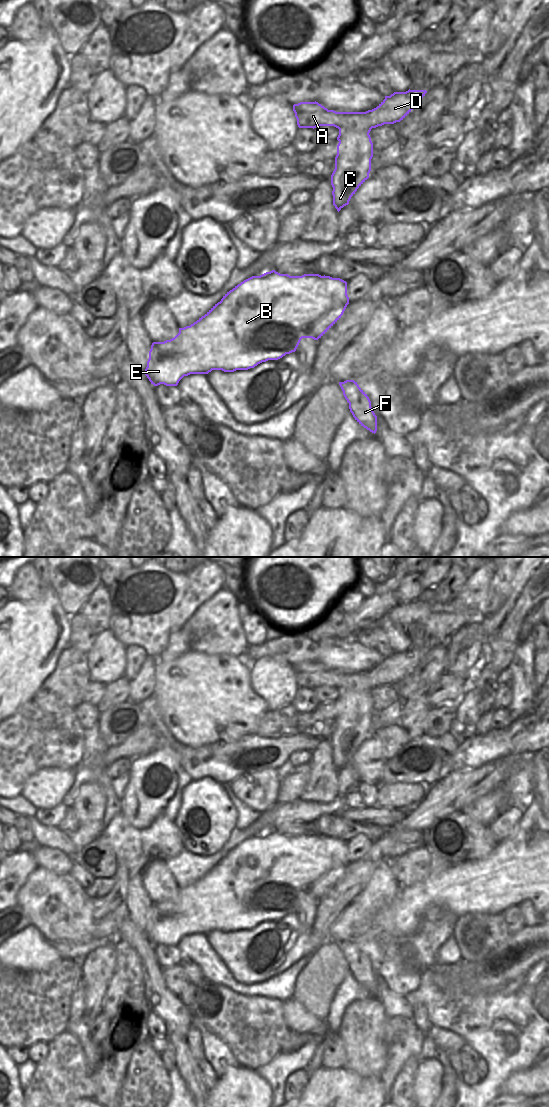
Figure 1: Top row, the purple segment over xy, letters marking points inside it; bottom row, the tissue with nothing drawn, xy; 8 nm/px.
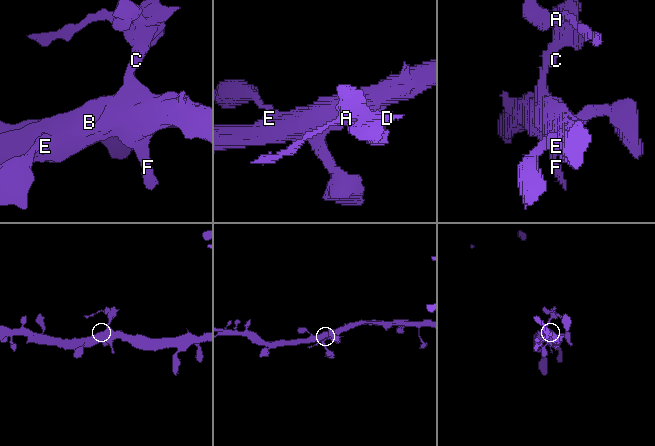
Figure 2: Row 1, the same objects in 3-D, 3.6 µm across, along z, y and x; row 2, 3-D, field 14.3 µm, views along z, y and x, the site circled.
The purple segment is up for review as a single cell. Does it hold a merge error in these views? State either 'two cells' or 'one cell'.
one cell

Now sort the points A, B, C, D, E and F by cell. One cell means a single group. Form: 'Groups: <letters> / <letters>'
Groups: A B C D E F.

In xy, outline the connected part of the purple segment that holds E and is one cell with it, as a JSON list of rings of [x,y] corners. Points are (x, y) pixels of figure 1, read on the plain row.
[[[275,830],[252,836],[227,852],[220,862],[196,882],[179,888],[174,898],[153,902],[145,935],[154,946],[177,946],[184,936],[190,934],[208,934],[212,930],[248,930],[262,922],[278,920],[295,912],[302,898],[321,898],[341,878],[348,864],[347,842],[340,838],[319,834],[290,836]]]

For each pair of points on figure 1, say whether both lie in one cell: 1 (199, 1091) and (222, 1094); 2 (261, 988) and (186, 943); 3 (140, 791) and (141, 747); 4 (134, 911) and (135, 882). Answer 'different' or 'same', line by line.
1: different
2: same
3: different
4: same

